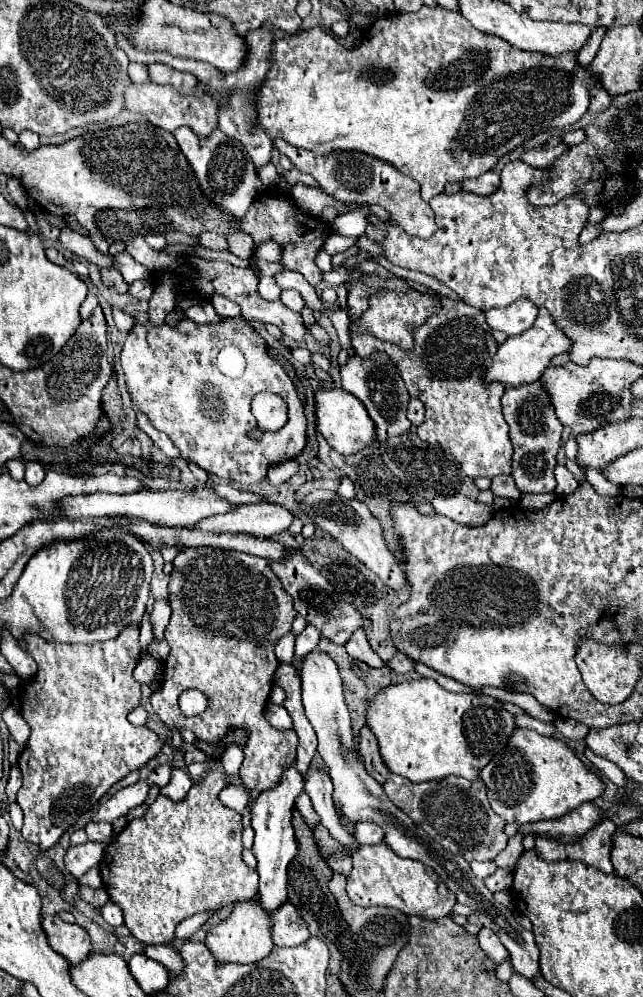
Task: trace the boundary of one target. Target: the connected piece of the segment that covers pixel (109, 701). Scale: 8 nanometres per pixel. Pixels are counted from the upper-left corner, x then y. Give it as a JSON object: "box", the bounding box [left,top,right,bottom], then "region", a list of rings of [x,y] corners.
{"box":[17,625,163,849],"region":[[[139,625],[123,629],[115,641],[95,643],[95,645],[65,645],[43,641],[41,637],[27,637],[23,641],[27,653],[39,665],[35,681],[27,681],[19,693],[21,717],[31,727],[31,737],[23,753],[19,755],[19,769],[23,775],[23,785],[17,793],[17,803],[23,809],[25,825],[21,829],[29,843],[41,849],[53,847],[67,827],[83,813],[87,813],[111,785],[127,777],[133,769],[147,765],[153,757],[161,753],[163,739],[145,727],[135,727],[127,721],[127,715],[139,705],[141,689],[133,679],[133,669],[141,657],[139,651]]]}

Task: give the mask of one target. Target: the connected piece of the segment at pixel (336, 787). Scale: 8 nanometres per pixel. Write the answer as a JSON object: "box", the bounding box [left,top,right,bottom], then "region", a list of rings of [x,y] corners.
{"box":[299,649,541,981],"region":[[[313,649],[311,653],[307,653],[303,659],[303,665],[299,669],[299,677],[301,677],[305,713],[307,713],[307,719],[311,721],[311,725],[317,733],[317,739],[319,739],[317,751],[319,751],[319,755],[325,763],[325,769],[333,781],[333,801],[335,801],[337,813],[343,815],[351,823],[371,821],[371,823],[379,825],[385,831],[385,839],[383,839],[385,845],[389,849],[393,849],[399,857],[415,859],[425,865],[431,865],[431,869],[435,869],[435,873],[445,881],[445,885],[457,895],[457,903],[473,907],[479,923],[487,925],[501,937],[501,943],[509,951],[509,959],[513,963],[515,973],[523,975],[529,981],[539,977],[541,975],[539,949],[537,949],[533,933],[523,929],[521,925],[517,925],[513,913],[505,905],[501,905],[493,899],[493,893],[483,885],[481,879],[477,879],[473,875],[469,863],[463,857],[447,853],[439,843],[431,841],[431,837],[427,837],[427,833],[423,833],[423,829],[419,829],[419,825],[415,825],[401,809],[397,809],[389,801],[389,797],[383,793],[383,787],[373,777],[369,777],[369,773],[365,771],[363,757],[359,755],[359,751],[355,749],[355,743],[353,743],[351,715],[349,715],[345,697],[343,697],[341,675],[339,675],[339,669],[337,669],[335,661],[331,659],[331,655],[323,653],[319,649]]]}

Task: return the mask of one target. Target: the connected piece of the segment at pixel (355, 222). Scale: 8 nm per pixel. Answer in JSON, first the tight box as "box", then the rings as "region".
{"box":[329,205,389,237],"region":[[[365,205],[361,209],[337,216],[333,222],[329,223],[329,226],[335,234],[359,237],[365,233],[365,230],[363,230],[363,218],[366,217],[366,213],[375,214],[384,222],[389,221],[389,214],[383,207],[379,205]]]}

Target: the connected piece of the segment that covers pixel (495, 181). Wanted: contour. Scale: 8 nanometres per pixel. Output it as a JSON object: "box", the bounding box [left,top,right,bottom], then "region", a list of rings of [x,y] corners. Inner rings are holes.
{"box":[461,171,499,195],"region":[[[487,171],[483,173],[481,177],[477,179],[467,179],[461,183],[461,191],[467,191],[467,193],[475,193],[475,195],[491,195],[499,185],[499,175],[493,173],[493,171]]]}

